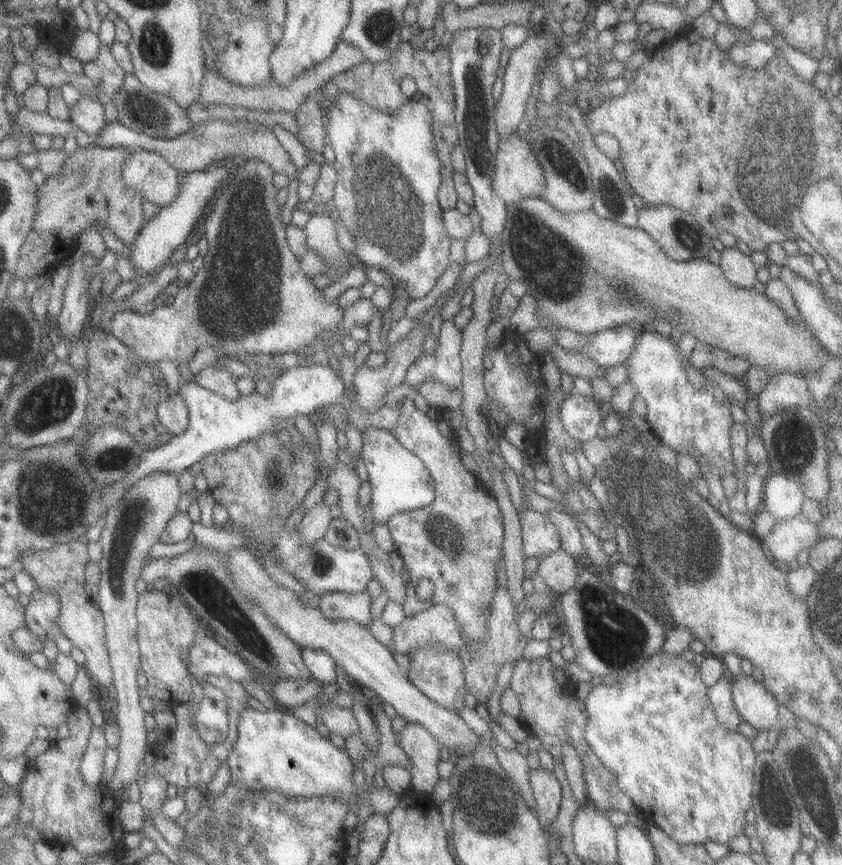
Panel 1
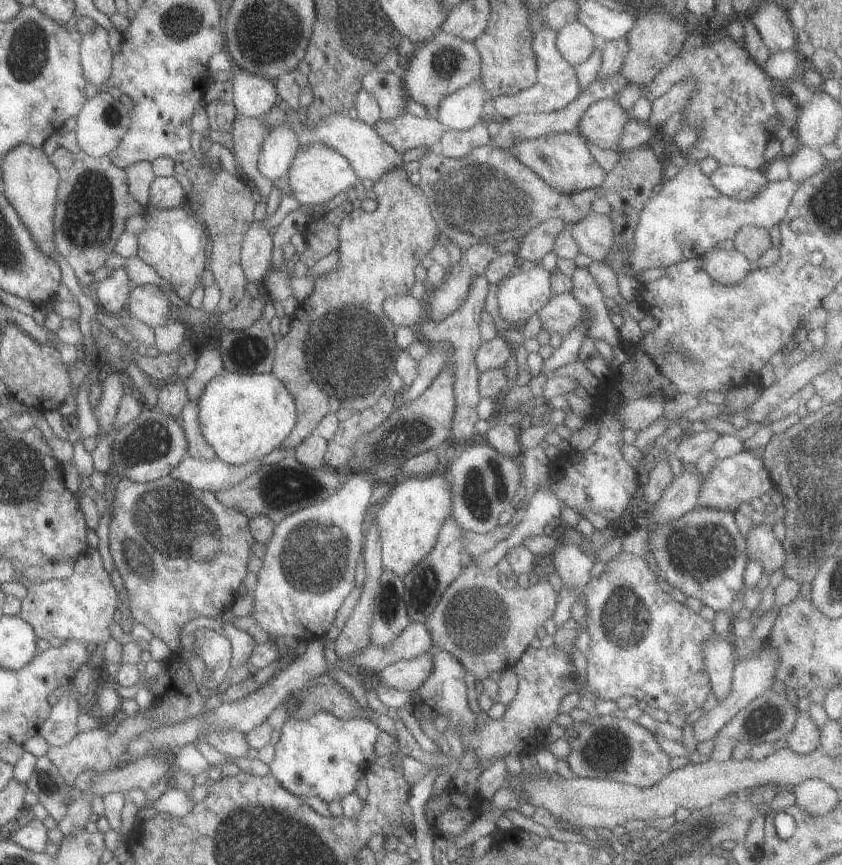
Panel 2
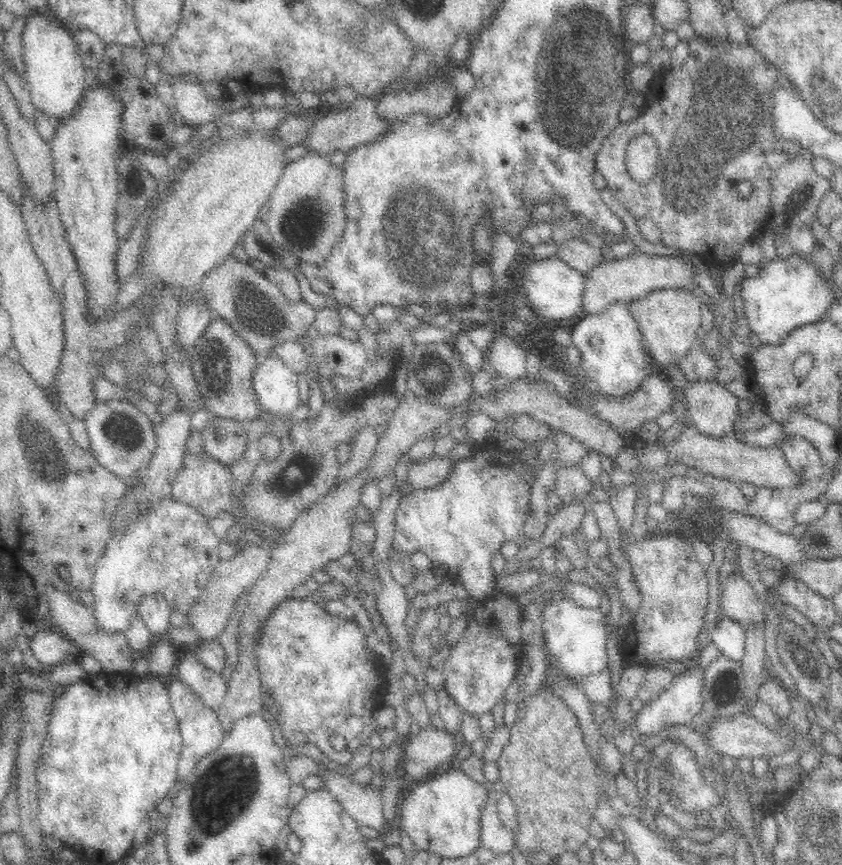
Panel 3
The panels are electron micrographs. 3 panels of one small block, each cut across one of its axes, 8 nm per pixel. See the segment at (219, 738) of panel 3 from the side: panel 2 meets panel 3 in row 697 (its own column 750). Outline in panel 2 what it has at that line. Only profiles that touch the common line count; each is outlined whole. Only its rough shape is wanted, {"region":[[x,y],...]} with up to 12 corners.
{"region":[[718,165],[708,177],[720,194],[751,199],[768,182],[761,170]]}

